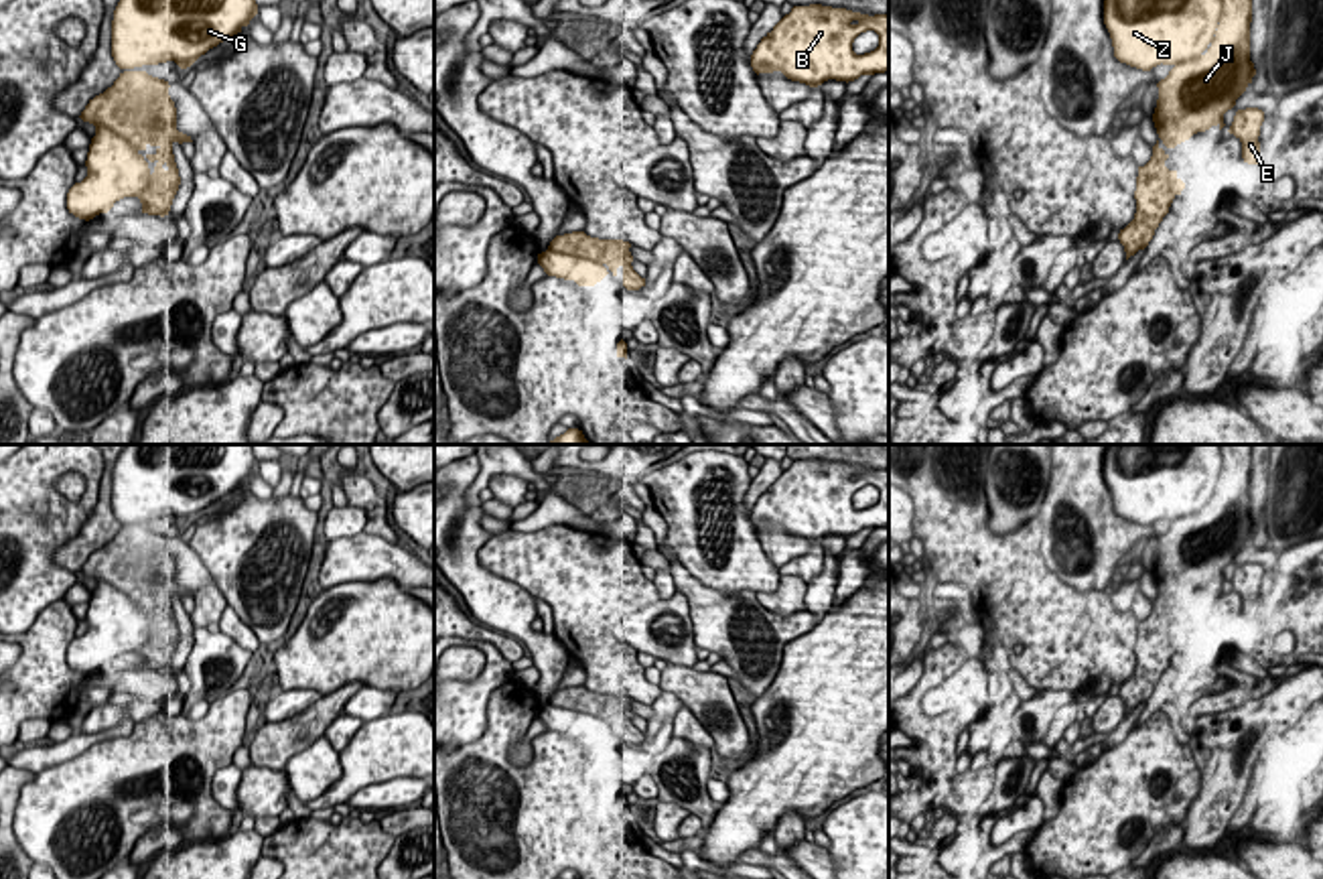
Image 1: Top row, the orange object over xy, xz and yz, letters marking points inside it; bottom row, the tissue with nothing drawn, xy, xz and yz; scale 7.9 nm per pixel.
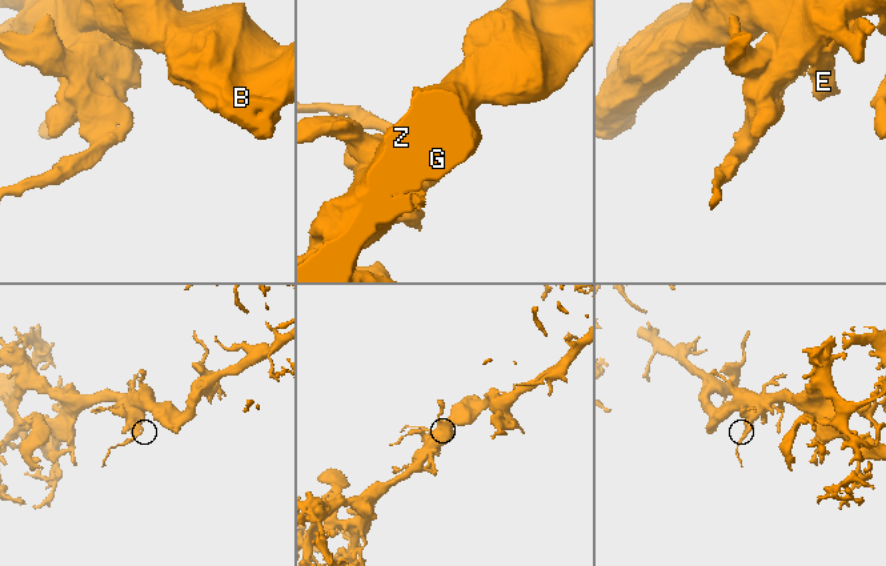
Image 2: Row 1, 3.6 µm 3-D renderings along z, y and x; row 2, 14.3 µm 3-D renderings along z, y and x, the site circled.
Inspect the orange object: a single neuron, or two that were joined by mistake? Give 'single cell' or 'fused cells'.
fused cells

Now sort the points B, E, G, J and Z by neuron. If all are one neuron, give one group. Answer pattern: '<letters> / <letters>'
B E G Z / J

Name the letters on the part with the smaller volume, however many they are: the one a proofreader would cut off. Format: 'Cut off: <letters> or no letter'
Cut off: J

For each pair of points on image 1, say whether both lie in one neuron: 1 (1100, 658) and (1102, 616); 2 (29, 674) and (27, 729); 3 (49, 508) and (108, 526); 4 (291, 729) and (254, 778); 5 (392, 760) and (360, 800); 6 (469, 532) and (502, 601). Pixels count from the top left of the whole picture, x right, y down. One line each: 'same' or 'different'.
1: same
2: different
3: different
4: different
5: different
6: same

